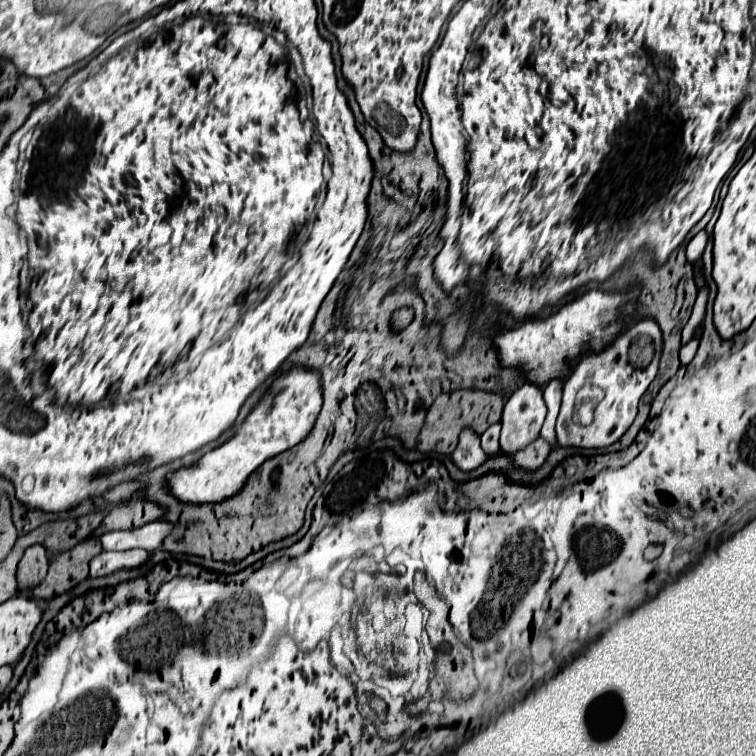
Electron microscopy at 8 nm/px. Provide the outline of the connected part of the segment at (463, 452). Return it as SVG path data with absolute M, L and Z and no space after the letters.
M467 431L467 433L461 437L459 447L456 447L453 452L453 463L455 463L461 471L465 471L465 473L477 469L477 467L483 465L487 459L489 459L489 455L485 455L485 451L481 449L479 437L473 435L471 431Z

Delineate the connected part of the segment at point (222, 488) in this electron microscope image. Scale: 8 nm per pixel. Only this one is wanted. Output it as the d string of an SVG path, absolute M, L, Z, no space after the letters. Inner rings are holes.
M291 367L289 371L285 371L283 375L279 375L271 383L271 387L267 389L267 397L263 397L257 403L257 407L247 415L247 419L243 421L243 425L239 427L239 431L231 439L227 439L221 447L205 453L191 467L183 467L183 469L167 475L169 493L175 499L179 499L181 503L191 503L191 505L223 503L225 499L235 497L243 489L243 485L247 483L251 473L255 473L267 459L293 449L305 437L309 437L309 433L313 431L313 425L315 425L315 419L317 419L319 411L321 411L321 379L319 379L319 375L313 375L313 373L311 375L303 375L303 367Z

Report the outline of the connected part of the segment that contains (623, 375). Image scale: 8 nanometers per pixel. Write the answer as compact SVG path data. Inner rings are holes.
M633 327L631 333L621 335L619 341L615 341L609 349L601 351L601 355L599 355L601 359L583 357L579 361L579 365L575 367L575 371L571 373L571 377L565 381L565 385L561 381L551 381L549 387L543 391L543 397L545 397L547 409L559 409L559 405L561 405L557 425L555 425L557 445L575 447L575 449L601 449L601 447L609 447L615 441L619 441L621 431L625 433L637 415L637 405L639 405L641 395L645 393L649 383L657 375L659 355L661 355L661 341L655 343L655 341L651 341L651 337L641 337L639 329ZM631 375L635 375L635 377L631 377ZM585 383L593 383L605 391L603 401L595 409L595 421L589 427L577 425L571 419L575 395ZM561 387L563 387L563 403L561 403Z

